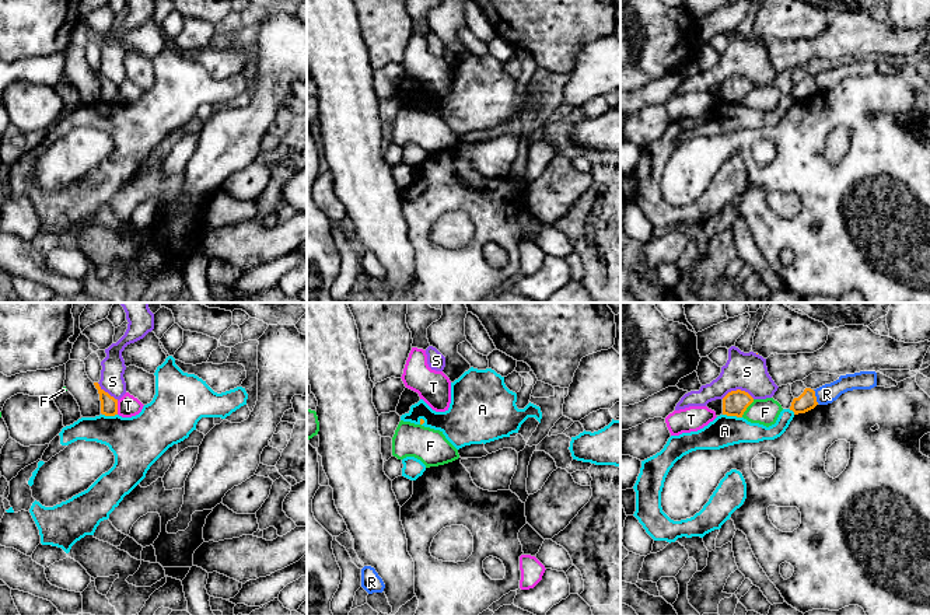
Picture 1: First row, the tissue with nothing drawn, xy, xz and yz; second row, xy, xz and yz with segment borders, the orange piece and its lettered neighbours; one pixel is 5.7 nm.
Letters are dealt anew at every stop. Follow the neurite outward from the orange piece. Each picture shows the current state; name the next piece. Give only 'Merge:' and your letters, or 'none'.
Merge: none

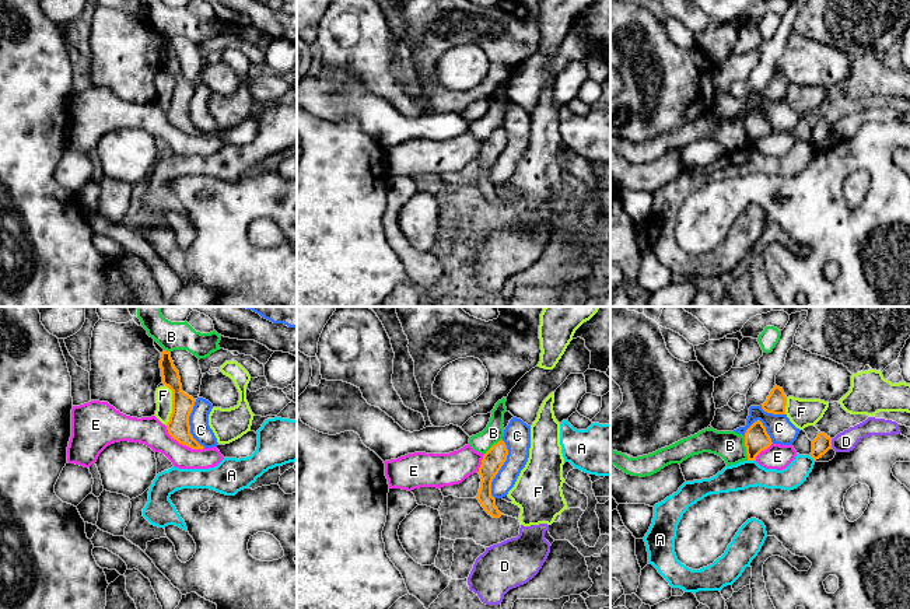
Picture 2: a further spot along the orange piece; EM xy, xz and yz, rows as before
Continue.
Merge: none

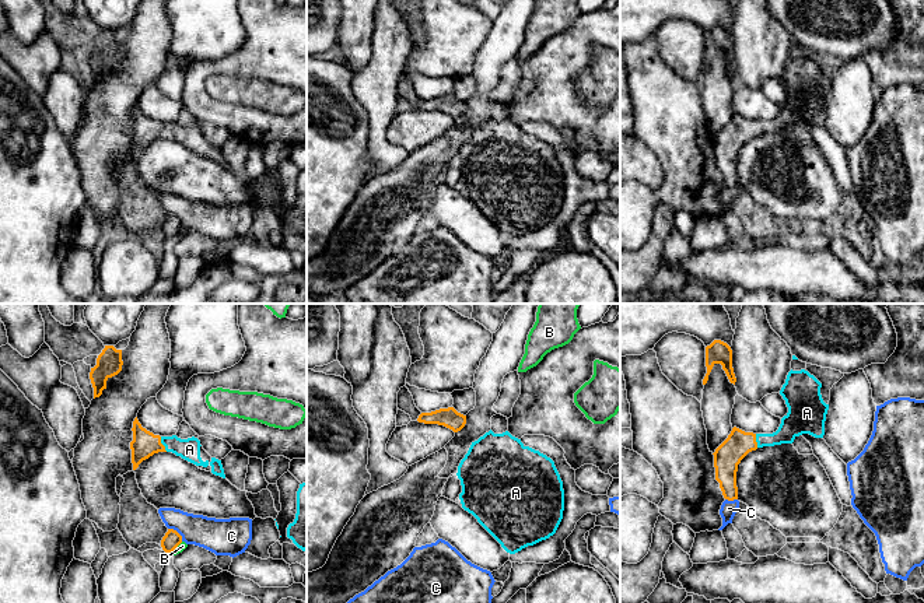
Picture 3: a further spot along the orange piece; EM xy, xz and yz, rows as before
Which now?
Merge: A

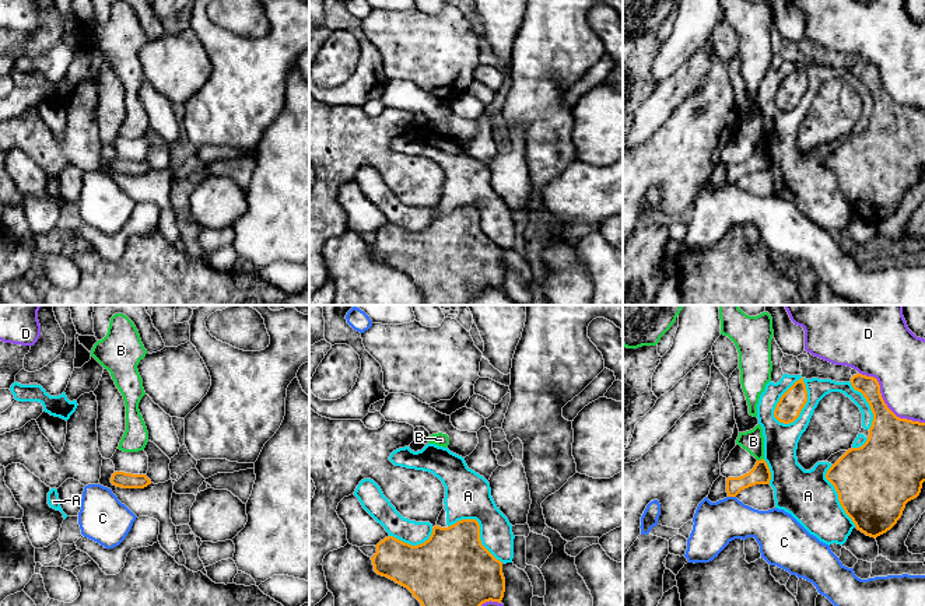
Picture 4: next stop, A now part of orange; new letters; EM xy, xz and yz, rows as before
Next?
Merge: none

